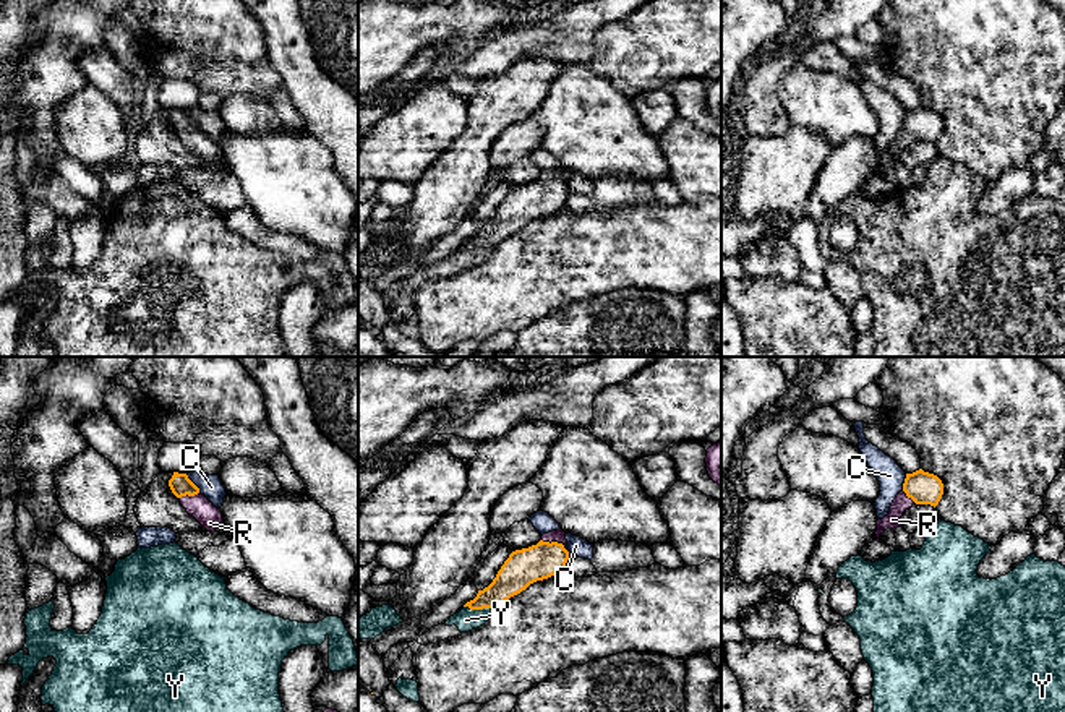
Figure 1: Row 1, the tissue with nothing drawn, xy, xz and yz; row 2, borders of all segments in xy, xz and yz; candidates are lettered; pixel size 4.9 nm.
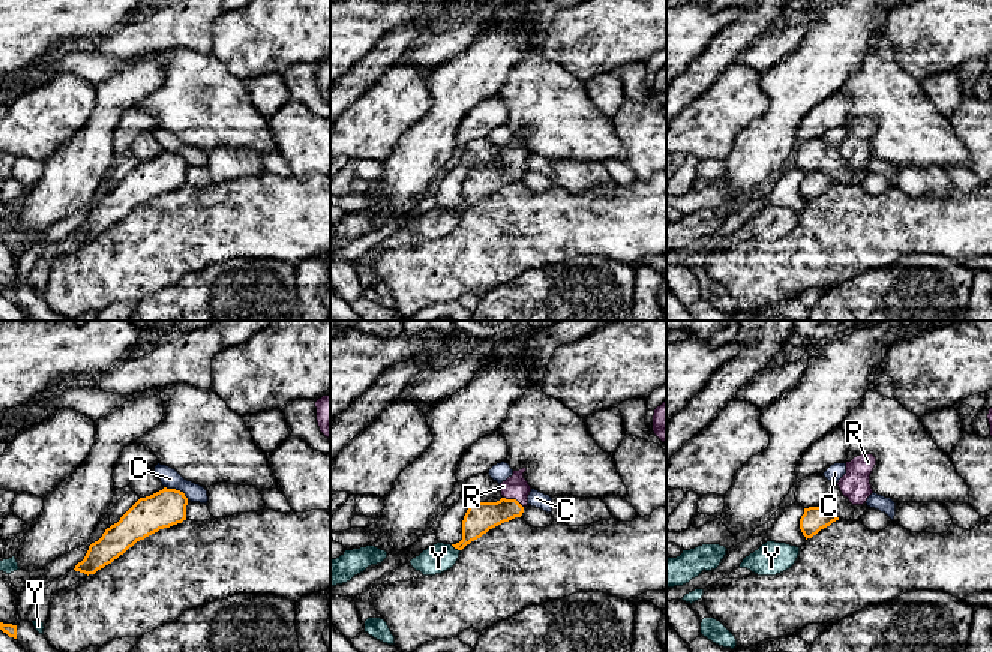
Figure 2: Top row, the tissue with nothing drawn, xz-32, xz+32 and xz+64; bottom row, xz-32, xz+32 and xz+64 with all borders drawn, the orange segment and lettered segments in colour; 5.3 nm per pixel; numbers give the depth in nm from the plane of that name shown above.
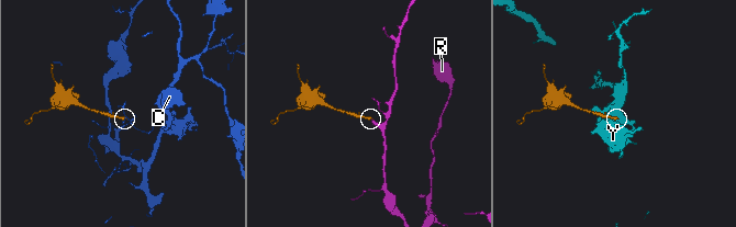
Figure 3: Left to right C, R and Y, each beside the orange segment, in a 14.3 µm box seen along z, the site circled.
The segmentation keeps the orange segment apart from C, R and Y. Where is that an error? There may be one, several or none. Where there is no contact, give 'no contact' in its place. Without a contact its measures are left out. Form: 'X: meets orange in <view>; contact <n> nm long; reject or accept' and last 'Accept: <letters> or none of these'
C: meets orange in xy; contact 120 nm long; reject
R: meets orange in xz; contact 130 nm long; accept
Y: meets orange in xz; contact 150 nm long; reject
Accept: R

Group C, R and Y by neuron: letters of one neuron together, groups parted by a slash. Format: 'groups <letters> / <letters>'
groups C / R / Y

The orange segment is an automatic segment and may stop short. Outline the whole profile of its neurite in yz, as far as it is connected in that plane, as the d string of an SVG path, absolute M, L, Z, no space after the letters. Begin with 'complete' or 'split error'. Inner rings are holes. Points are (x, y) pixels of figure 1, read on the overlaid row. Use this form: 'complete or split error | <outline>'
split error | M922 469L906 474L903 490L893 500L888 514L883 519L877 521L875 535L880 538L880 534L887 529L896 529L900 525L900 517L906 509L916 504L930 504L937 506L943 495L942 480Z

